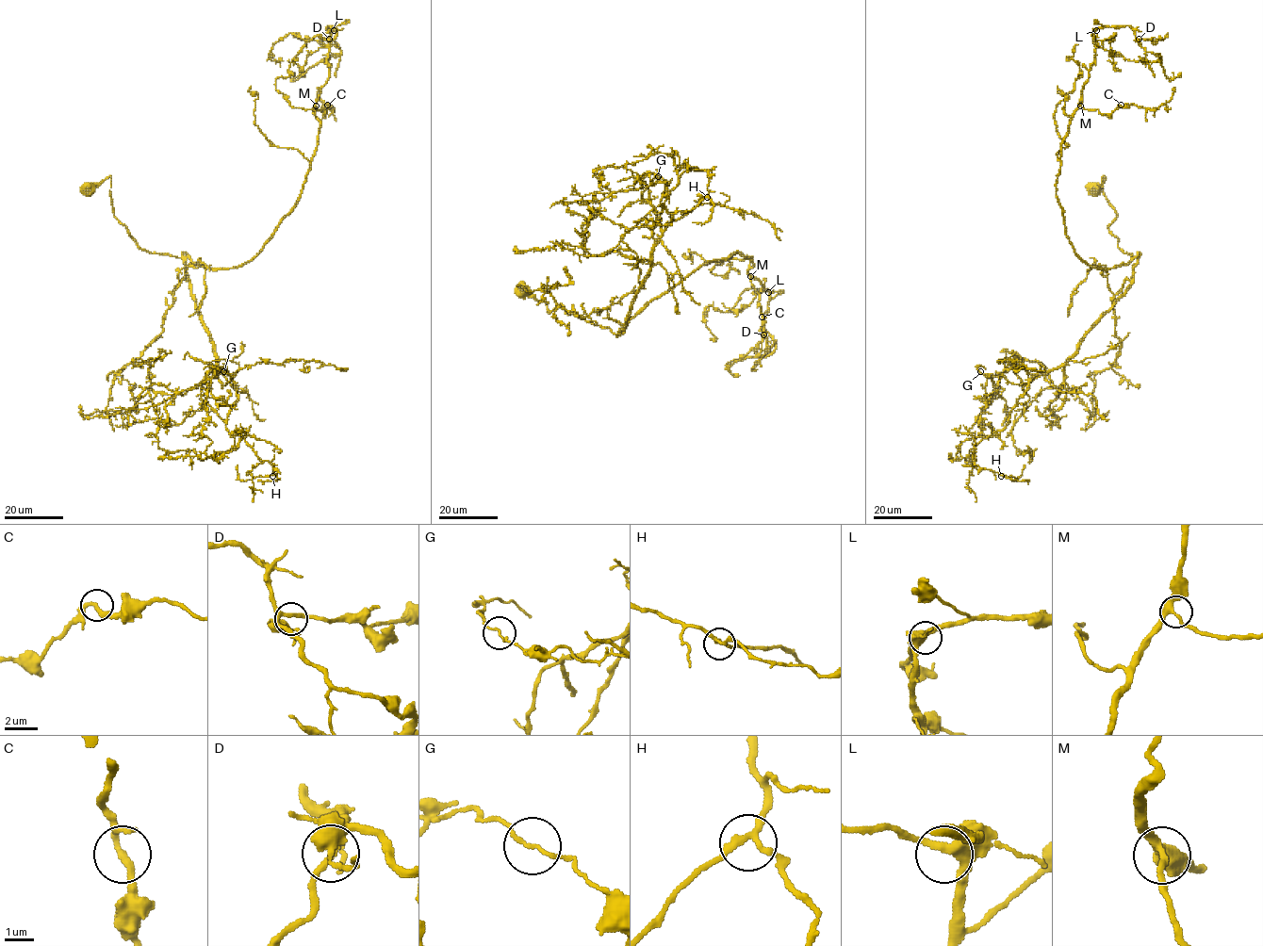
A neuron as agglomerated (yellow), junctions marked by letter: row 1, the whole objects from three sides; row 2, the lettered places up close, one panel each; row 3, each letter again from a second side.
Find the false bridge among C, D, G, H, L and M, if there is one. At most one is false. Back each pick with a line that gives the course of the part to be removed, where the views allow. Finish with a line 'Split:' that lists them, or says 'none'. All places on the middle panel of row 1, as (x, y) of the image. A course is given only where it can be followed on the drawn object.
G: Course of the part to remove: (658, 175), (683, 163), (664, 145), (645, 159), (618, 167), (607, 166), (593, 172)
Split: G

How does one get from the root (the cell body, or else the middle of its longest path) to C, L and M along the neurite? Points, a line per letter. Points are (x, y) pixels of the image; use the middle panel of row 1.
C: (523, 289), (549, 312), (561, 304), (617, 335), (706, 262), (738, 252), (754, 265), (762, 317)
L: (523, 289), (549, 312), (561, 304), (616, 335), (733, 252), (752, 259), (747, 272), (768, 292)
M: (523, 289), (545, 298), (549, 312), (561, 304), (617, 335), (706, 262), (738, 252), (752, 259), (750, 276)

